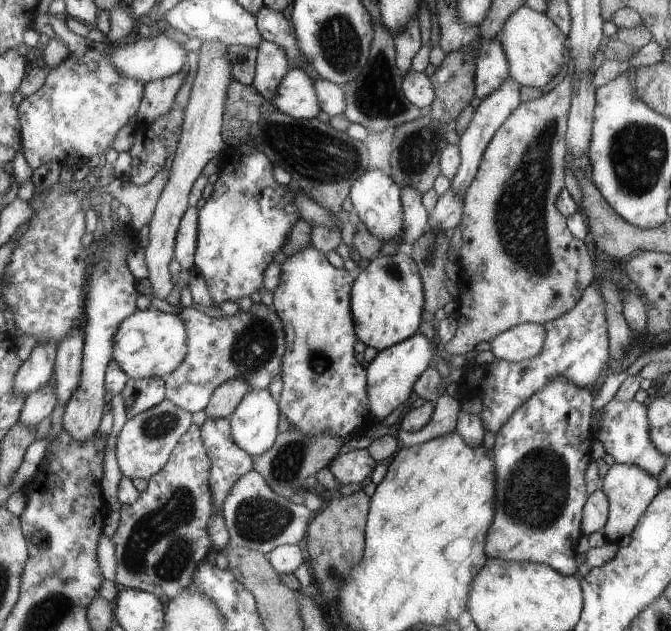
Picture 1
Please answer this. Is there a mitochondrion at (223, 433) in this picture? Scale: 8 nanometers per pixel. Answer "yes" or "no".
no

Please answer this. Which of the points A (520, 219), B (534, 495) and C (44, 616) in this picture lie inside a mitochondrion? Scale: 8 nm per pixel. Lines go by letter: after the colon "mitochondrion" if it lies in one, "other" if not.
A: mitochondrion
B: mitochondrion
C: mitochondrion

